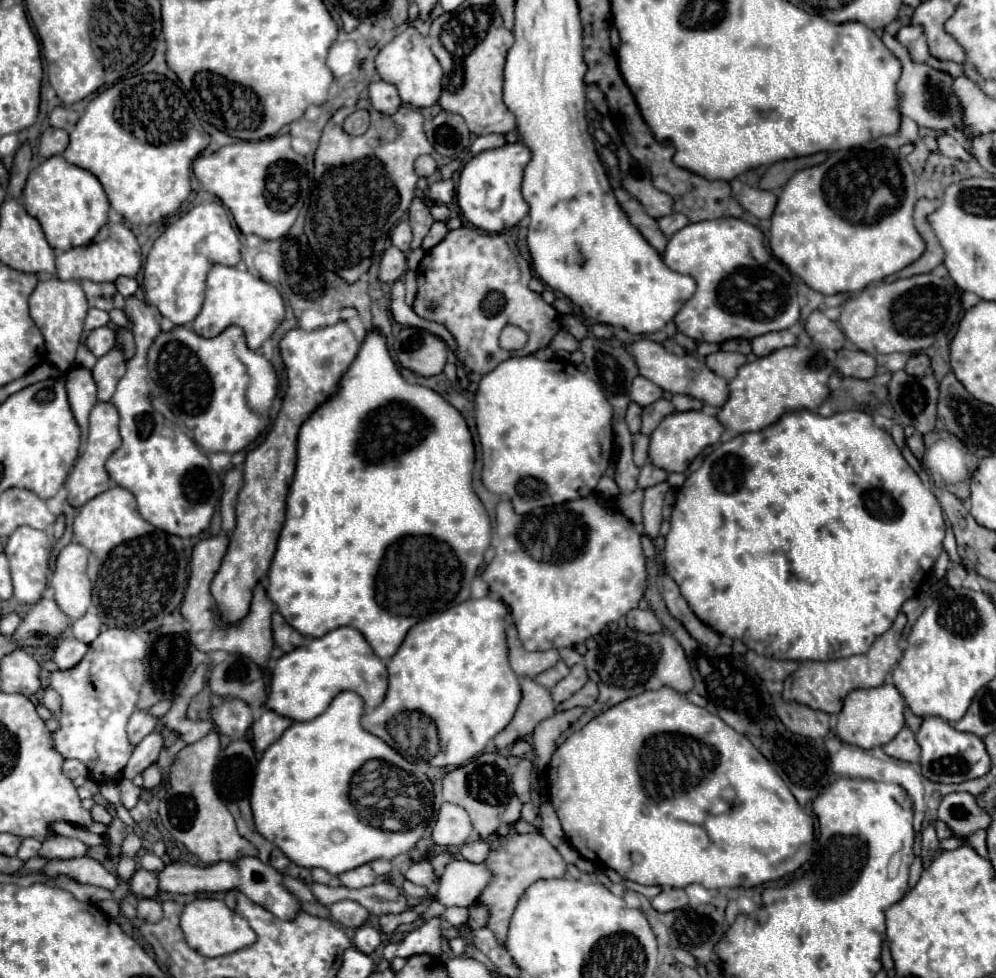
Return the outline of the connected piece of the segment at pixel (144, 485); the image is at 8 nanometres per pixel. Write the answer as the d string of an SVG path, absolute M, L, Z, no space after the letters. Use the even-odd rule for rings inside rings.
M136 297L126 299L124 313L134 321L132 333L136 355L128 361L126 375L118 381L112 397L112 403L120 413L122 445L108 457L106 471L114 483L134 493L138 499L138 511L148 523L178 537L194 537L210 525L214 503L220 499L220 479L212 471L208 455L200 451L186 431L170 423L150 403L154 381L148 375L146 351L160 333L160 317L150 305Z

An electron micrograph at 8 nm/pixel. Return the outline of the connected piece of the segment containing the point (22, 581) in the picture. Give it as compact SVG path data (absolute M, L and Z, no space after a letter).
M18 527L10 537L4 547L4 555L8 557L10 563L10 573L12 573L12 583L14 583L14 597L26 605L34 605L44 589L46 589L46 575L48 575L48 559L50 559L50 549L52 541L44 531L32 529L32 527Z

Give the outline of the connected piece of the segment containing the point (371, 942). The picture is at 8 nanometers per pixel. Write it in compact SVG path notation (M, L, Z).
M360 925L354 935L354 947L362 953L372 953L382 943L382 931L372 925Z

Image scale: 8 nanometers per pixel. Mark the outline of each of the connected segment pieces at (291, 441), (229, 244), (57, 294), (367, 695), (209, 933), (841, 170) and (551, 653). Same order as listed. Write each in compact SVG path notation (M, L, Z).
M338 321L314 331L290 329L280 341L280 355L286 365L288 389L282 409L268 431L266 439L246 455L244 461L244 487L236 505L236 529L230 535L230 547L222 561L220 571L212 581L212 595L218 601L220 613L226 623L240 621L250 607L252 587L268 571L276 551L278 535L284 525L286 495L296 467L296 439L300 425L328 399L338 393L340 377L354 361L360 343L350 331L346 321Z
M200 203L166 227L154 241L144 265L144 293L146 301L174 321L186 325L196 319L204 301L204 283L212 265L238 265L240 239L236 237L222 203Z
M58 277L38 281L36 289L30 295L30 315L46 339L48 361L62 373L72 369L76 363L76 349L80 345L86 311L88 303L78 281L62 281Z
M338 627L324 637L310 639L308 645L282 655L272 669L266 707L292 721L310 721L324 713L340 691L354 691L364 699L366 709L382 703L388 687L386 663L374 655L372 647L354 627Z
M194 899L184 905L180 915L180 927L184 931L186 943L206 957L218 957L232 951L238 951L250 943L254 943L256 935L250 929L248 921L234 913L224 901L220 899Z
M886 147L836 151L824 163L798 171L782 187L770 227L772 253L814 291L824 295L858 293L866 285L904 269L922 255L924 241L912 223L914 191L916 175L904 163L900 165L894 151Z
M510 625L506 629L506 639L508 639L508 653L510 653L510 667L514 669L516 675L520 677L536 677L542 671L550 669L556 665L558 651L556 649L548 649L548 651L526 651L518 639L516 627Z

